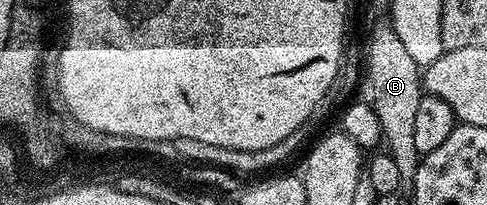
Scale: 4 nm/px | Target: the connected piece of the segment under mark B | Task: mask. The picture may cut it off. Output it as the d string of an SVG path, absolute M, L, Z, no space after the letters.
M390 23L374 26L367 46L367 74L371 90L370 103L379 118L382 141L398 165L404 189L412 189L420 164L420 152L415 147L415 123L419 102L422 100L423 76L421 66L408 53Z

